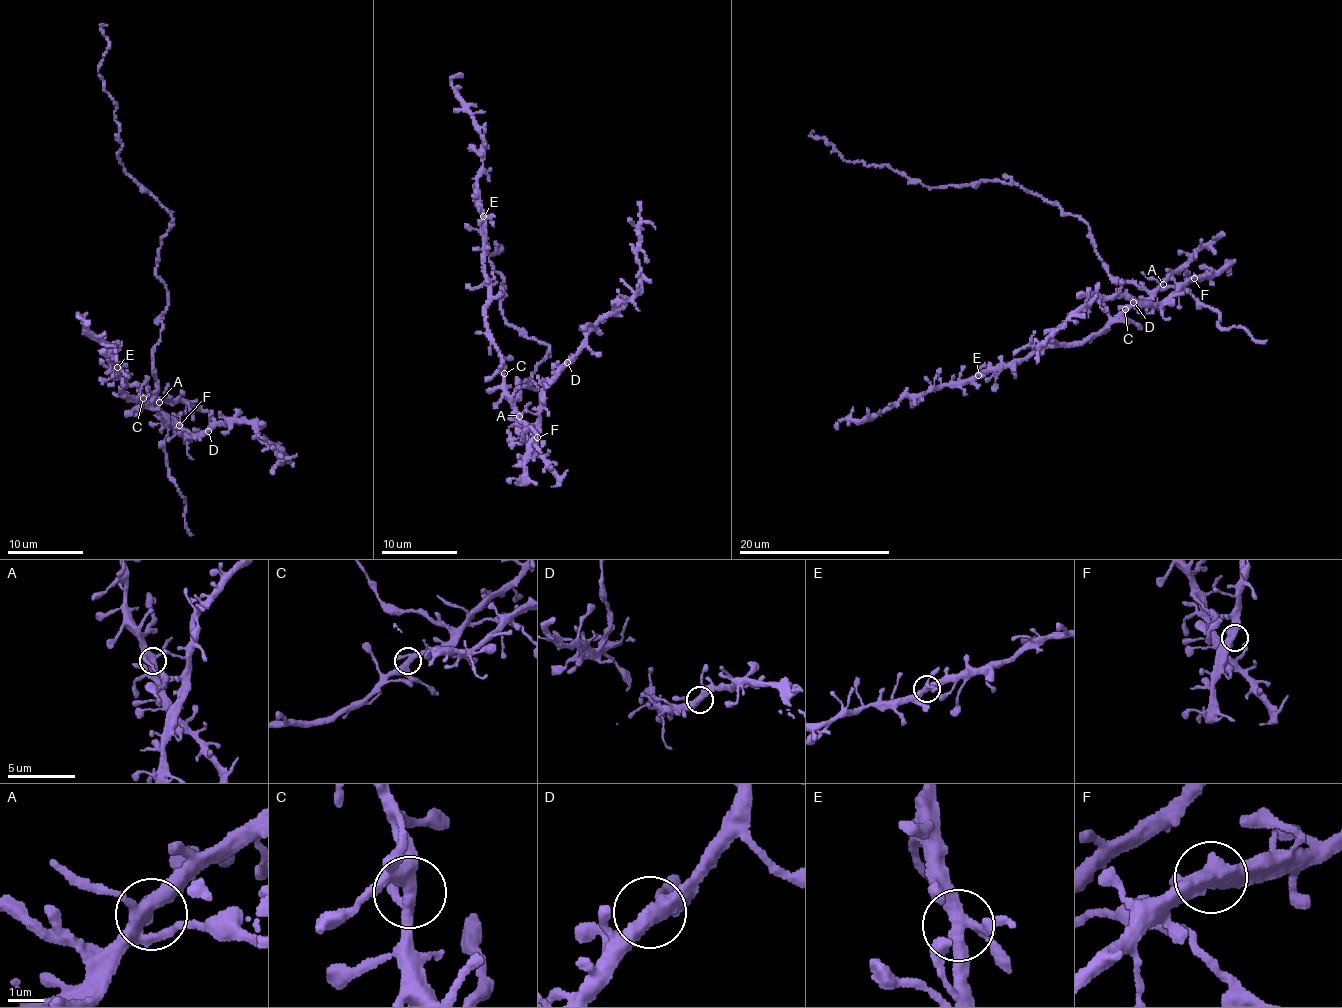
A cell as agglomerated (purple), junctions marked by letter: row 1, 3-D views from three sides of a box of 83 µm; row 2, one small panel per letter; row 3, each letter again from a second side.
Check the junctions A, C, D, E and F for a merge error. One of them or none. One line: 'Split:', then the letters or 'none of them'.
Split: none of them

